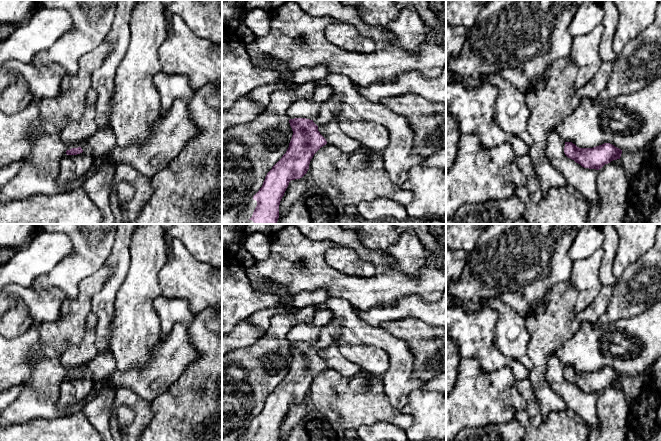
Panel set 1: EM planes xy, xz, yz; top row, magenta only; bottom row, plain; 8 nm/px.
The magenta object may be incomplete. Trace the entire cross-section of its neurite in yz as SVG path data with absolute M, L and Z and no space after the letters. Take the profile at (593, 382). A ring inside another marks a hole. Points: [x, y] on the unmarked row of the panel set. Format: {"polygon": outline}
{"polygon": "M565 366L564 377L584 392L599 394L605 388L620 383L622 374L610 367L593 372L579 372L572 366Z"}

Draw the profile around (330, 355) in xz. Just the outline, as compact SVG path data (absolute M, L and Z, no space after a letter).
M331 344L318 351L320 358L326 363L327 368L339 372L344 377L352 377L360 372L361 368L348 361L340 352L338 344Z

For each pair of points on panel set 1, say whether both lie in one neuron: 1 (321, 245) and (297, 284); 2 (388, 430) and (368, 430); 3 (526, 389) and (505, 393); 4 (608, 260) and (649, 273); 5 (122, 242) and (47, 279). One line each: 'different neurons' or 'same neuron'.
1: same neuron
2: same neuron
3: different neurons
4: different neurons
5: different neurons

